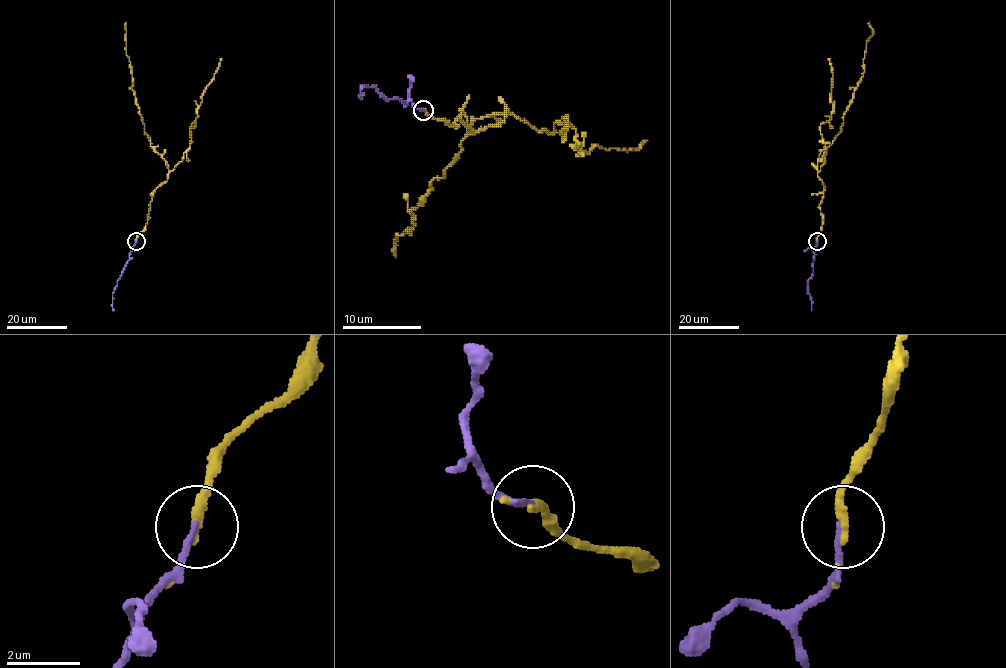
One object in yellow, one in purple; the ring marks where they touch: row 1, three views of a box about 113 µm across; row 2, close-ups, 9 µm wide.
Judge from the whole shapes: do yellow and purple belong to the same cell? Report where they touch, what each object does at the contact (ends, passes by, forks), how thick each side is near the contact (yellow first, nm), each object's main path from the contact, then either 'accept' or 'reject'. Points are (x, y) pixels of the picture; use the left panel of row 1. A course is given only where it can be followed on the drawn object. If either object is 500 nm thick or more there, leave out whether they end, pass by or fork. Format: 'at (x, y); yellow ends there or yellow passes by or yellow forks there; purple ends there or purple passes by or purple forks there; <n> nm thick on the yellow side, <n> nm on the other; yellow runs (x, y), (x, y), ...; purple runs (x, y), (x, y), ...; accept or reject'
at (136, 241); yellow ends there; purple ends there; 280 nm thick on the yellow side, 170 nm on the other; yellow runs (136, 241), (146, 224), (153, 192), (167, 179), (169, 167), (144, 132), (132, 88), (126, 22); purple runs (136, 241), (112, 294), (113, 311); accept

